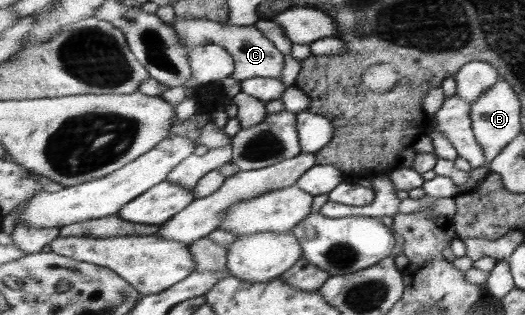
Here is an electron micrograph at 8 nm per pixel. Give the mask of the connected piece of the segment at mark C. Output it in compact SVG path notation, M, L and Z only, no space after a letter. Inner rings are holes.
M175 17L173 27L181 36L182 44L186 54L189 55L192 49L209 44L217 44L224 47L233 57L235 62L235 71L231 77L236 80L243 81L254 77L272 77L281 79L285 67L285 56L282 51L279 51L276 43L263 33L255 25L231 25L229 23L219 23L207 18L191 18L183 19Z

